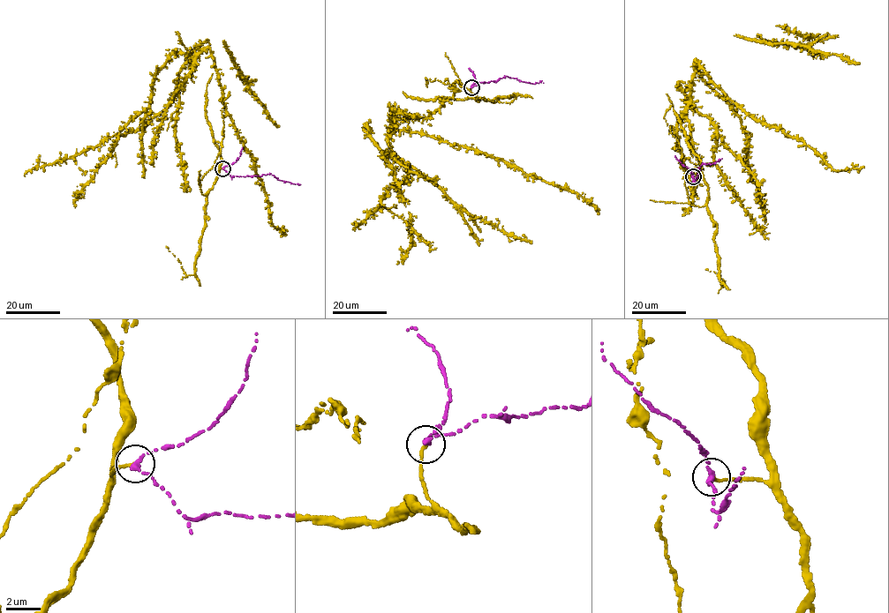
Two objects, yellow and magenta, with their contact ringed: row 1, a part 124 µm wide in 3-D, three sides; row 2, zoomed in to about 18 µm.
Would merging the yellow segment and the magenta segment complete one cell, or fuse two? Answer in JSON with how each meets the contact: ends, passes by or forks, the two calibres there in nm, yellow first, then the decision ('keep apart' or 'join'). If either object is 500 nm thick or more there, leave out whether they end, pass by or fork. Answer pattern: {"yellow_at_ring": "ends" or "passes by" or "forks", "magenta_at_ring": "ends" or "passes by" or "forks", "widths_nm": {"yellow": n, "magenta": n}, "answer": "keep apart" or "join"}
{"yellow_at_ring": "ends", "magenta_at_ring": "passes by", "widths_nm": {"yellow": 200, "magenta": 260}, "answer": "join"}

